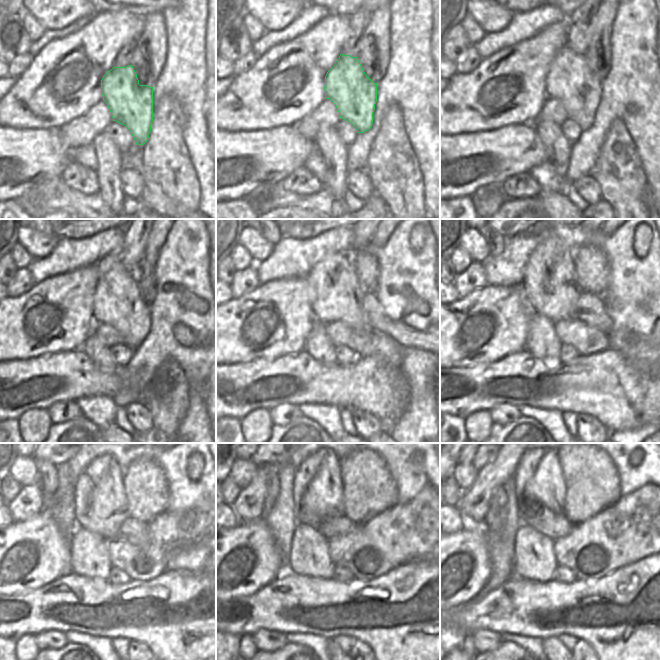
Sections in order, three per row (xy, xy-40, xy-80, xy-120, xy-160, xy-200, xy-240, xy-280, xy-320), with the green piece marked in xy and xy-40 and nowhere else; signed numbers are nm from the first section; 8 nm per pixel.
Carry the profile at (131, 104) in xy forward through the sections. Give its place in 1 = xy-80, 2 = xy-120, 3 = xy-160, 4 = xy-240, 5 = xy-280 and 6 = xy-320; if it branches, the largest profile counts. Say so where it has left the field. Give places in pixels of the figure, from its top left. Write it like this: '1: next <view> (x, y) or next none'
1: next xy-80 (569, 80)
2: next xy-120 (117, 301)
3: next xy-160 (338, 293)
4: next xy-240 (100, 503)
5: next xy-280 (317, 486)
6: next xy-320 (538, 477)

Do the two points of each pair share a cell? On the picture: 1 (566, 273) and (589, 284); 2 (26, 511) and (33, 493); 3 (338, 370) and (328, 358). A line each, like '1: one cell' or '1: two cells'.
1: two cells
2: one cell
3: two cells

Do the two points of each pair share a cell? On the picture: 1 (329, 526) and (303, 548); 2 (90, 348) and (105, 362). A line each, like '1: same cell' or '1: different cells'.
1: different cells
2: same cell

